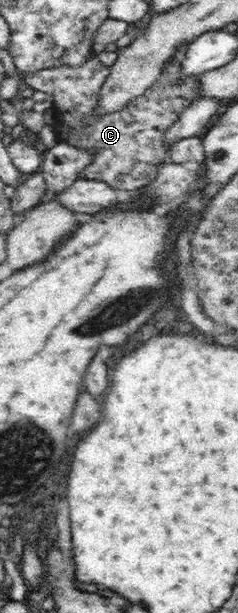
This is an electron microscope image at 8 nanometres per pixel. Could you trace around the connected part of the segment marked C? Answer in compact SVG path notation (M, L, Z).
M184 44L174 58L163 68L161 78L156 80L142 96L131 100L124 108L120 108L118 112L110 112L108 114L95 114L95 108L99 99L99 90L103 86L105 80L110 76L110 66L103 65L97 56L84 60L84 64L80 66L61 66L61 68L48 68L36 73L28 75L20 75L18 78L23 80L23 87L31 87L34 90L42 90L49 96L53 96L53 108L55 131L57 132L57 140L66 142L72 147L78 149L86 149L94 153L94 160L80 172L80 177L86 180L102 181L116 190L135 191L140 187L146 186L151 180L154 180L158 167L164 162L168 162L170 156L169 148L163 141L164 133L171 128L180 116L181 112L192 102L199 98L199 76L182 75L181 60L184 58L185 50L188 44Z

